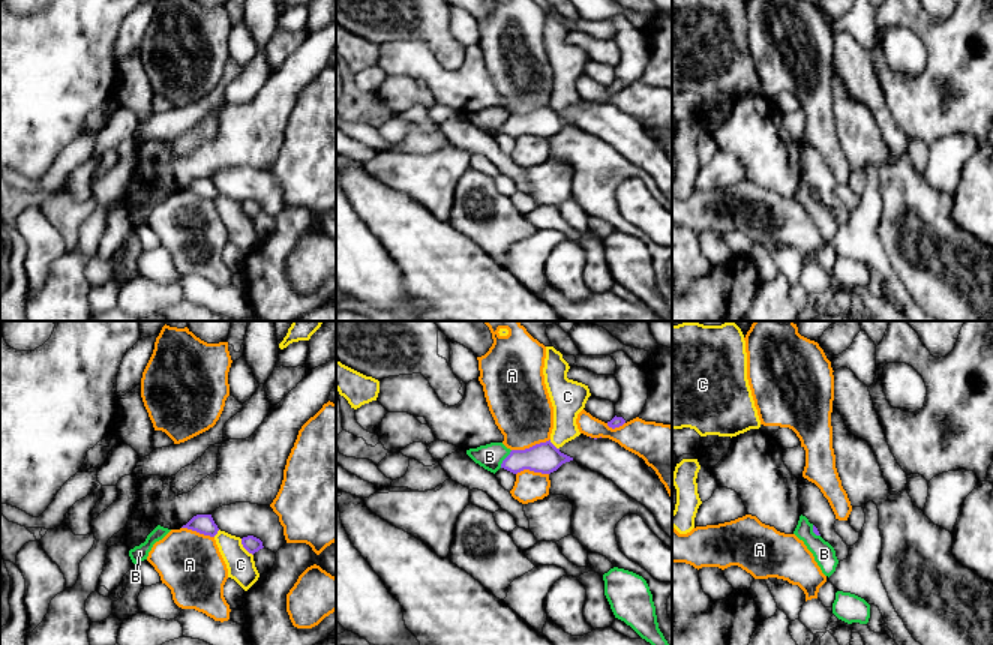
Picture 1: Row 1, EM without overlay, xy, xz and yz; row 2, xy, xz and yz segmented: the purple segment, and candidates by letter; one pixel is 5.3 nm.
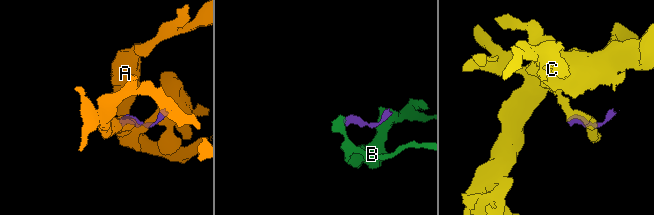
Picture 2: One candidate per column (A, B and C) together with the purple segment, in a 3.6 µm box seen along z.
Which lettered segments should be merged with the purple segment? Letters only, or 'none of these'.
none of these

